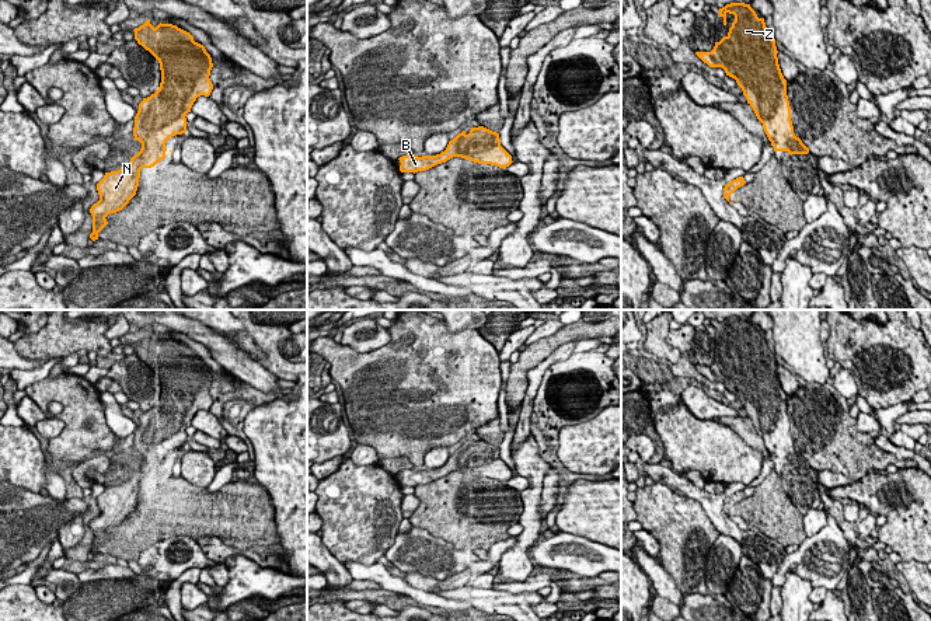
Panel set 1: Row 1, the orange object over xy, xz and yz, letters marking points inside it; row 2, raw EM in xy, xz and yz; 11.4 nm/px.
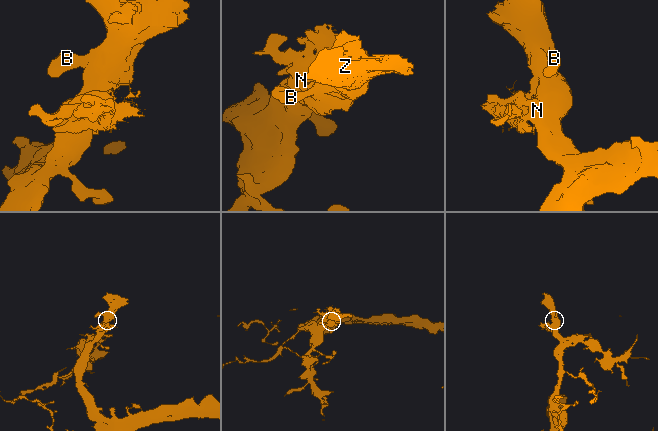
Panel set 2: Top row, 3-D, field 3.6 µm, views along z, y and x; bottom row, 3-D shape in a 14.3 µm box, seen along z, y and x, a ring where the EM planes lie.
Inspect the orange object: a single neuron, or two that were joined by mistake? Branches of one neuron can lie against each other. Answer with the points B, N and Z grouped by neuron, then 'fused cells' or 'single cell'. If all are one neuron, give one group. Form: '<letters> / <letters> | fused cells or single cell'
B N Z | single cell

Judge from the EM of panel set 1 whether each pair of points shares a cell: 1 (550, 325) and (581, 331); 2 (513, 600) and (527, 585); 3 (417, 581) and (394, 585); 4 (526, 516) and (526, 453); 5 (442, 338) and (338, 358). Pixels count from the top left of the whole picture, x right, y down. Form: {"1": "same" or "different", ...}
{"1": "different", "2": "different", "3": "different", "4": "same", "5": "same"}

